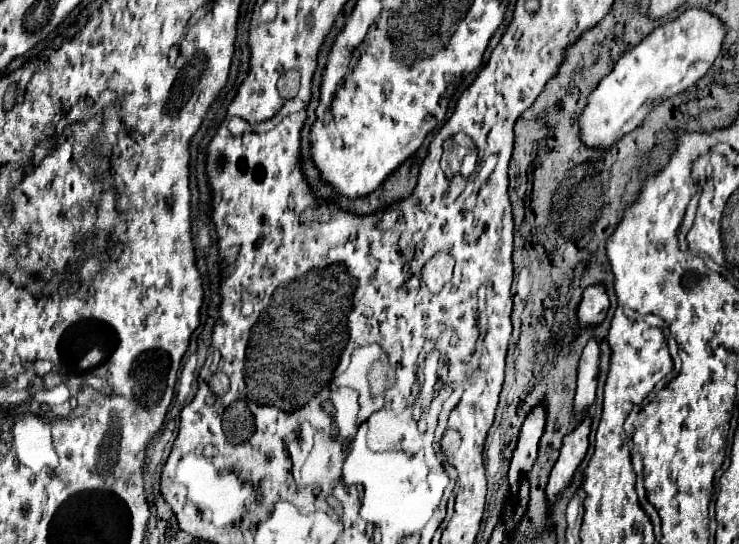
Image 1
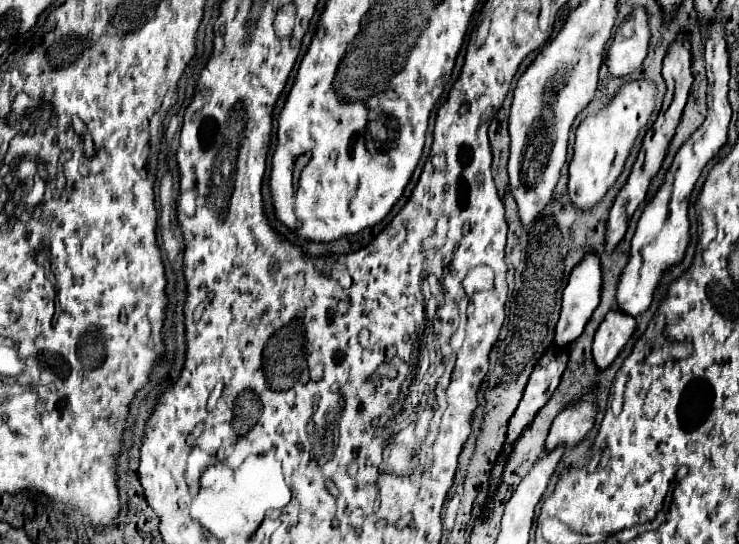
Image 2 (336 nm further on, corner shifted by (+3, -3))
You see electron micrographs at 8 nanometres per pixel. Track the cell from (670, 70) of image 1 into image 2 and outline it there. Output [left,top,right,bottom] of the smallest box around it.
[568,79,656,209]

